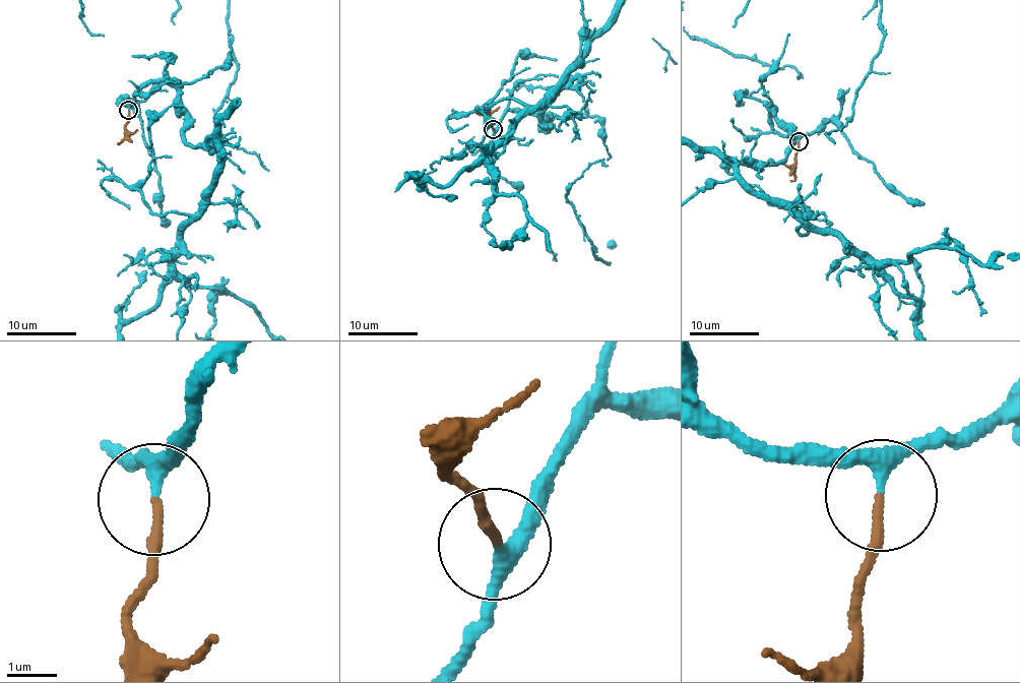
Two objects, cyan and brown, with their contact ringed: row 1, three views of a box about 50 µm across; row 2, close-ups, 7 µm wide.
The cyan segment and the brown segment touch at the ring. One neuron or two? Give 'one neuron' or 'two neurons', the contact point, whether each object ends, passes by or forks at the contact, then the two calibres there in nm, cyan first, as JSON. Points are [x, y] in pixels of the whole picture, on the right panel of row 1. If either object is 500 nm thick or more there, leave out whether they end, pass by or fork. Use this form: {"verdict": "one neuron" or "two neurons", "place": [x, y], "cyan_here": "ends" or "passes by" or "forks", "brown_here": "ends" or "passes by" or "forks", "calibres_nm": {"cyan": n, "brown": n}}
{"verdict": "one neuron", "place": [799, 141], "cyan_here": "passes by", "brown_here": "ends", "calibres_nm": {"cyan": 260, "brown": 190}}

